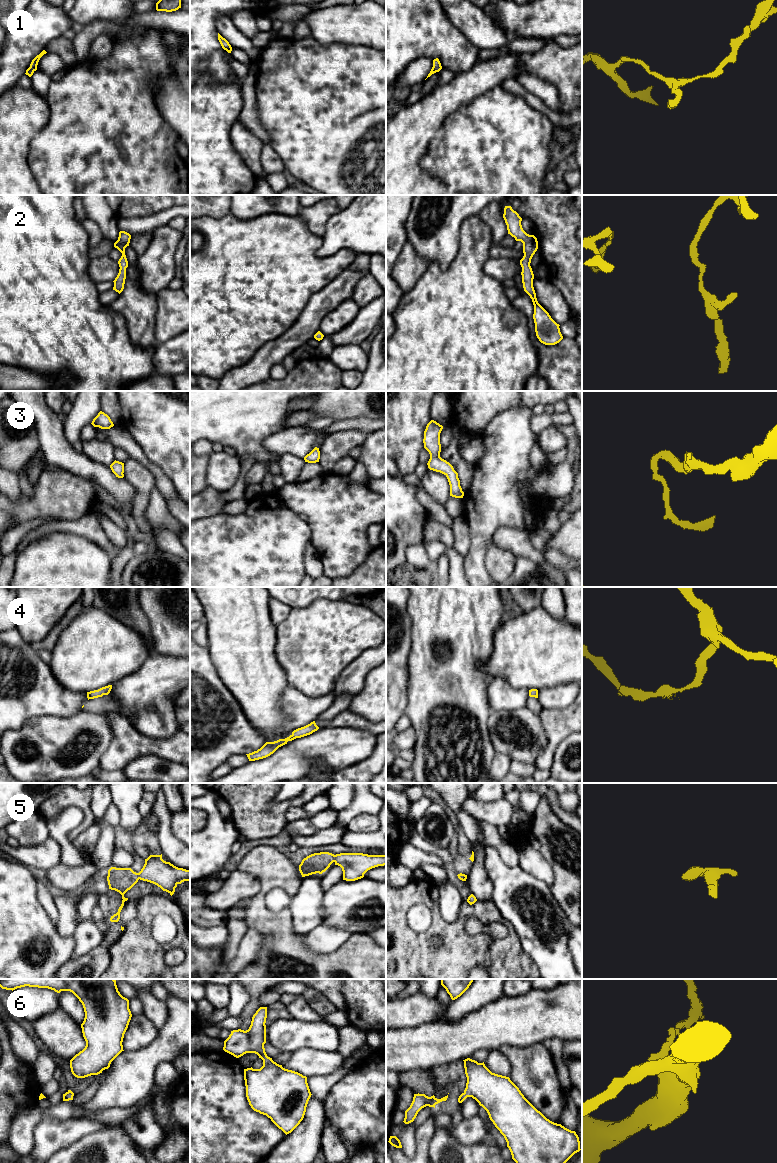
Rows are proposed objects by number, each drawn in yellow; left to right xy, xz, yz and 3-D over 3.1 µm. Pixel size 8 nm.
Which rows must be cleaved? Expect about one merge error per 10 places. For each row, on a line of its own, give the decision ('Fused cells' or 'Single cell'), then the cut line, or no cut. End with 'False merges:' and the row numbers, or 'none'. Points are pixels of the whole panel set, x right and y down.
1: Single cell. No split
2: Single cell. No split
3: Single cell. No split
4: Single cell. No split
5: Single cell. No split
6: Single cell. No split
False merges: none

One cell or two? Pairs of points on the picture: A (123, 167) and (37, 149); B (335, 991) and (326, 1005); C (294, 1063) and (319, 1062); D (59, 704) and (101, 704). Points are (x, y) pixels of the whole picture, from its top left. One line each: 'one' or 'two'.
A: one
B: two
C: one
D: two

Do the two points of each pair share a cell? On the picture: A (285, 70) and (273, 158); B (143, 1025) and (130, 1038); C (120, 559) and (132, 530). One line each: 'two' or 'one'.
A: two
B: one
C: one

